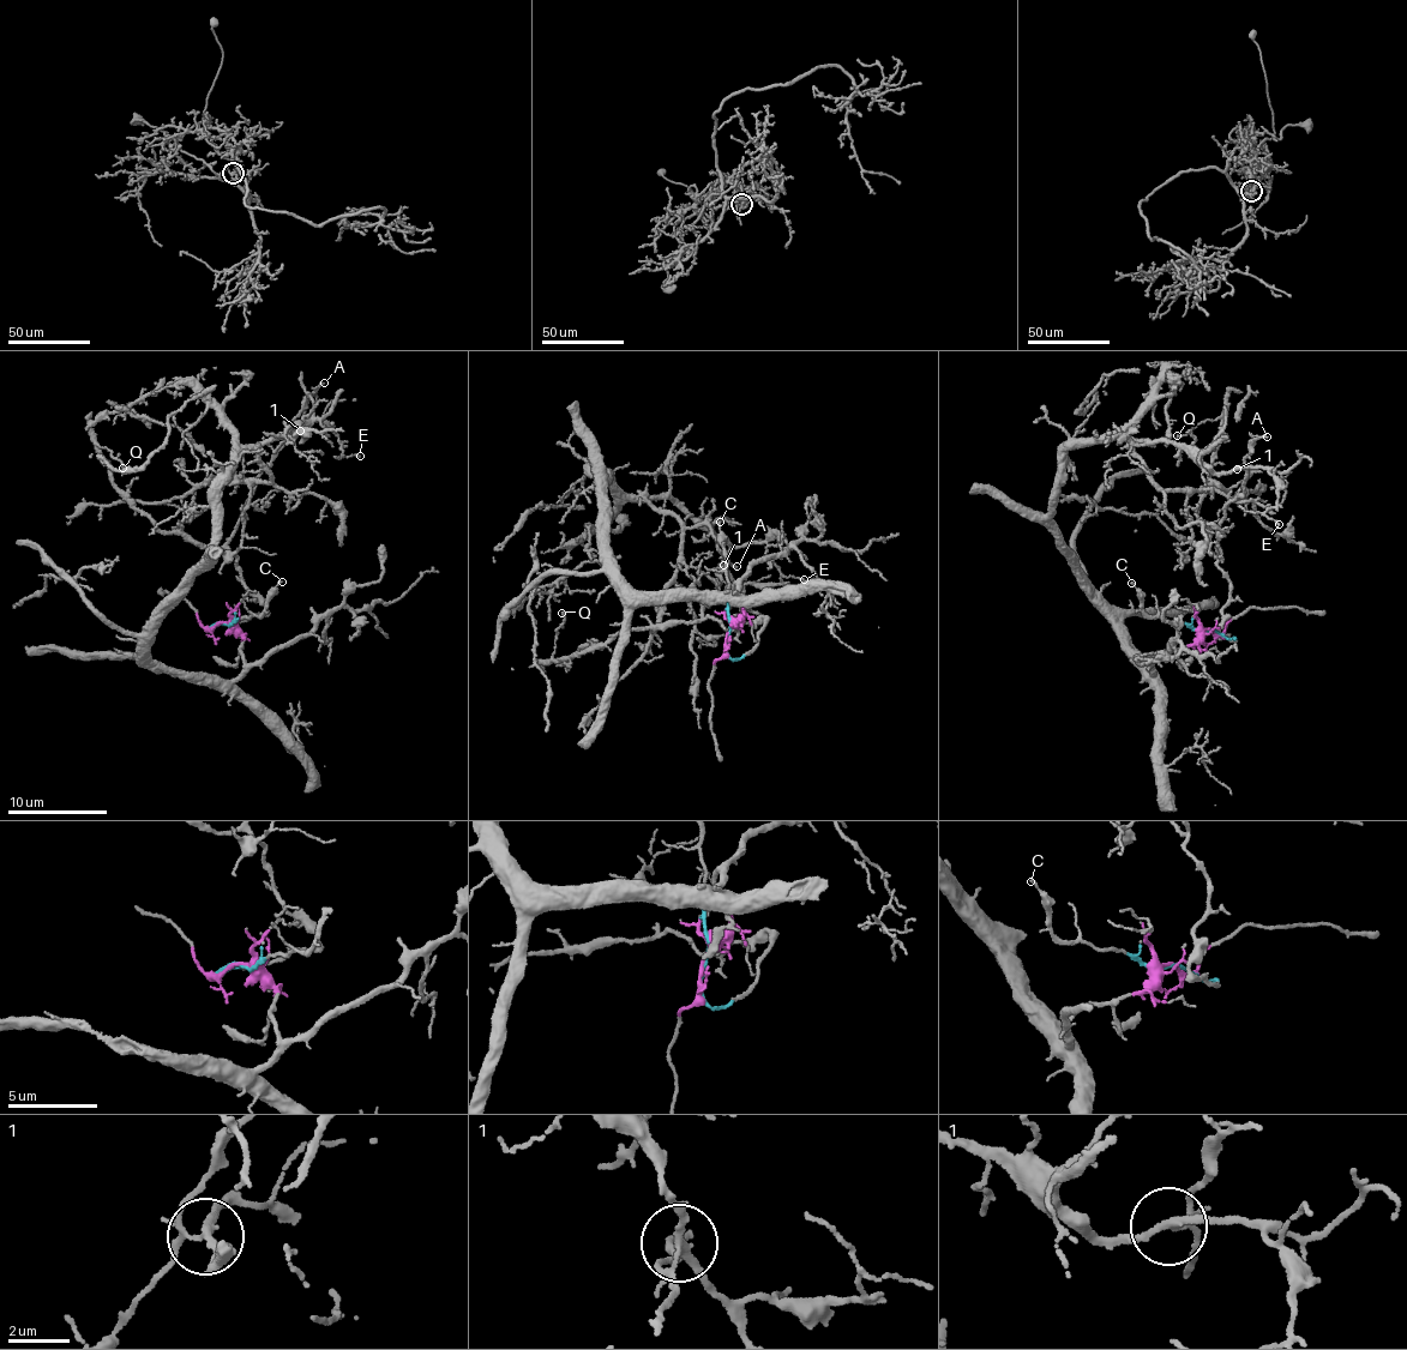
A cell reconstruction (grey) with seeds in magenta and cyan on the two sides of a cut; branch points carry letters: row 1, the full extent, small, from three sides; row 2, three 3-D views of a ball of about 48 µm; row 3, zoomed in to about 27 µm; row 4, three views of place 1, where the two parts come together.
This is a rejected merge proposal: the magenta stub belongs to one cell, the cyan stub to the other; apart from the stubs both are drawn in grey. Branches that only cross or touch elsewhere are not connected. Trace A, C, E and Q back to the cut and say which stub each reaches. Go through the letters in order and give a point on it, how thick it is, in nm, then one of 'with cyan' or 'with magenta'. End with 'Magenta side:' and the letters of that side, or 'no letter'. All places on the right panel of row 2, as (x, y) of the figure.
A: (1267, 437) | 160 nm | with cyan
C: (1131, 583) | 100 nm | with cyan
E: (1279, 524) | 130 nm | with magenta
Q: (1177, 435) | 100 nm | with cyan
Magenta side: E

